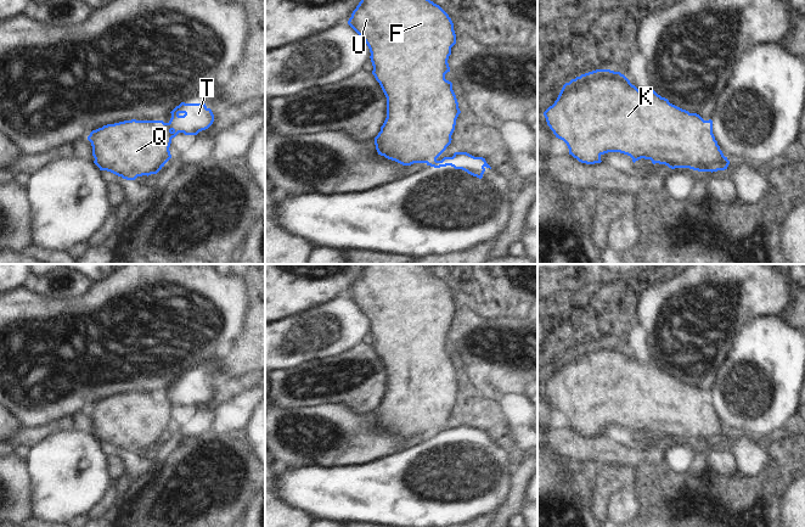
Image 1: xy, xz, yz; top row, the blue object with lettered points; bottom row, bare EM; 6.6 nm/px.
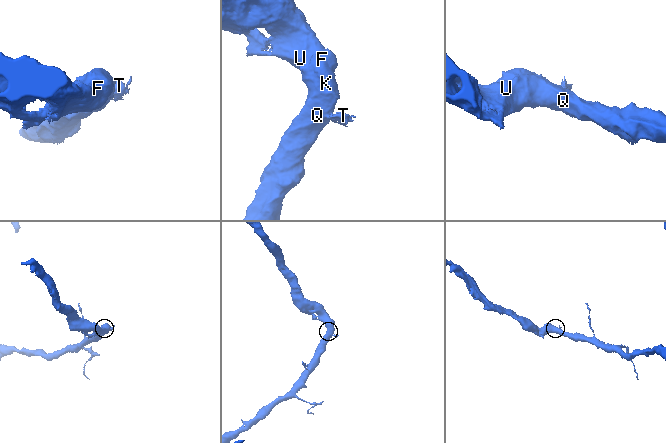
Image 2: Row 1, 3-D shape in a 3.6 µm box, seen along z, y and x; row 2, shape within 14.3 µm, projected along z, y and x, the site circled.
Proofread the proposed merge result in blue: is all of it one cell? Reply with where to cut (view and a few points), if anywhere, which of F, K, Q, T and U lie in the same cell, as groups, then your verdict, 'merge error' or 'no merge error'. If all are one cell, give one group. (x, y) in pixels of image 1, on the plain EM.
cut xy (157, 393), (161, 393), (172, 402); groups F K Q U / T; merge error

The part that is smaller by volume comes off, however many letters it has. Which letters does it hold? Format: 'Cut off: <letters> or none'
Cut off: T

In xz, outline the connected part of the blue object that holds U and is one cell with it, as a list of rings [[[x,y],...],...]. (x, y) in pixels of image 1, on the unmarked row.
[[[365,264],[348,297],[365,313],[371,325],[372,347],[387,370],[387,391],[375,410],[378,427],[402,438],[435,433],[451,416],[461,386],[452,355],[445,352],[451,320],[456,316],[449,287],[423,264]]]

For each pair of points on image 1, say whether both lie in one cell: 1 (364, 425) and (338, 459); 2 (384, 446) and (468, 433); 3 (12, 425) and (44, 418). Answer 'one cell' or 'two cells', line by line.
1: one cell
2: two cells
3: two cells

